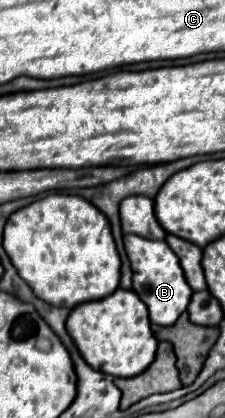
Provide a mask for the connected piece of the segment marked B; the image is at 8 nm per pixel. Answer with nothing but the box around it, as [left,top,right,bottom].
[124,234,192,326]

